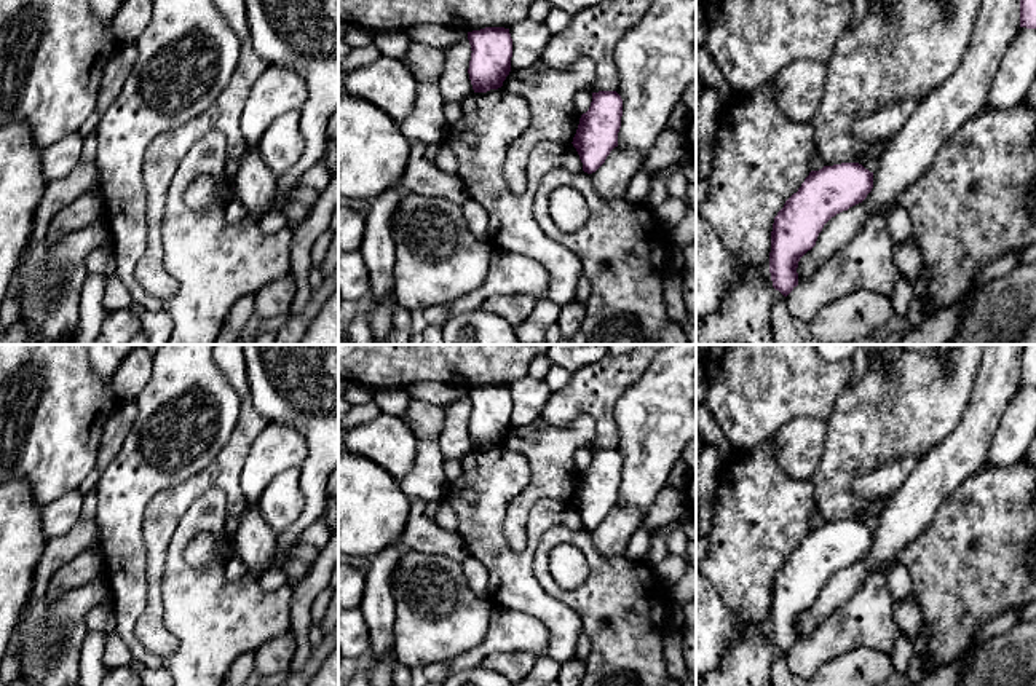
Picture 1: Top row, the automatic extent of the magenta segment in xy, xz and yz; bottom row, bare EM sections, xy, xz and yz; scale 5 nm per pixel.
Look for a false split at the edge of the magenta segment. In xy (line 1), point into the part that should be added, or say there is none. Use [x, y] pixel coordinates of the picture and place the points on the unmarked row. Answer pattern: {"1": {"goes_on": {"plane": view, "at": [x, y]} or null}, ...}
{"1": {"goes_on": null}}

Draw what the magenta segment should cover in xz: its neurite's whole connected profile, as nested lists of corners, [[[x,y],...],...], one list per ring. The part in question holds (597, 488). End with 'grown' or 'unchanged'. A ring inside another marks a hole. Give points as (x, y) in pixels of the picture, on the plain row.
[[[616,448],[592,450],[591,464],[581,472],[571,499],[584,530],[595,530],[610,509],[618,504],[621,474],[623,456]]] | unchanged

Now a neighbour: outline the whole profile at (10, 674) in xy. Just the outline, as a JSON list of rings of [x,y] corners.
[[[8,652],[0,665],[0,686],[27,686],[21,676],[18,659]]]

